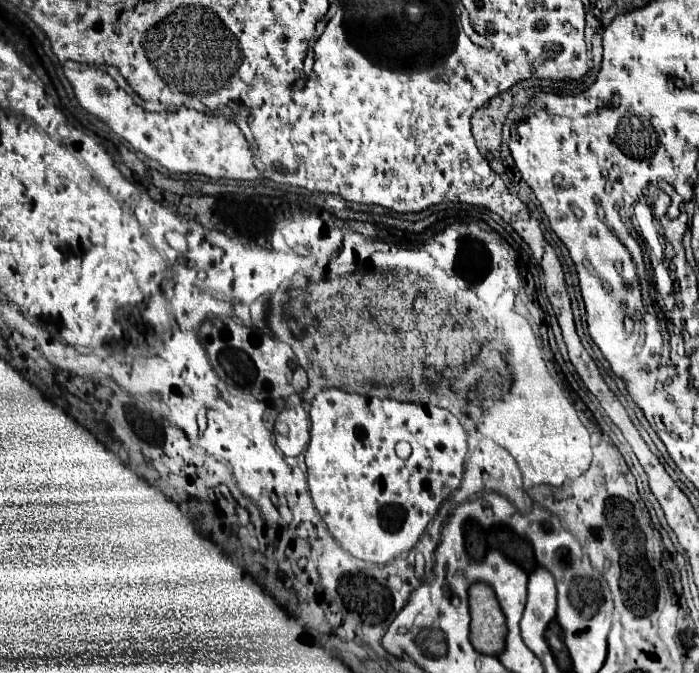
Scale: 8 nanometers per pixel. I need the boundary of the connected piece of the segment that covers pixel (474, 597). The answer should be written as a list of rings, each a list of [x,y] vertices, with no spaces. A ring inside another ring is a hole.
[[[474,584],[470,588],[470,642],[482,654],[498,656],[506,644],[506,618],[500,604],[486,584]]]

